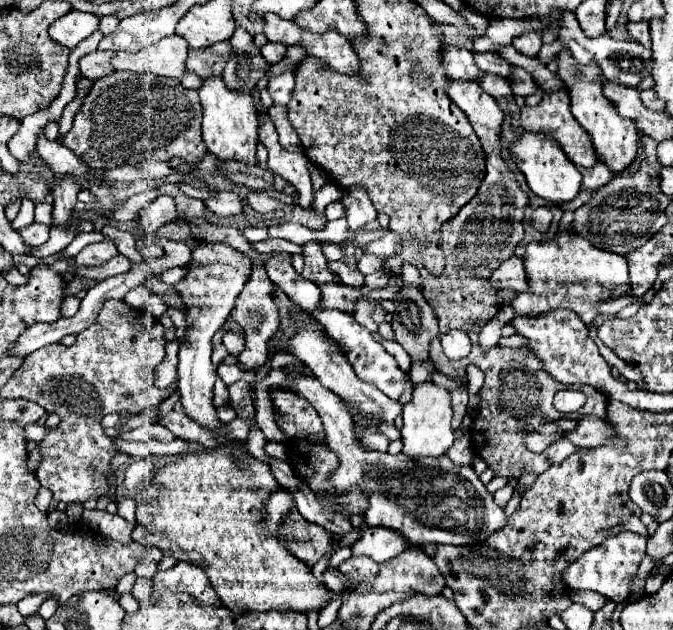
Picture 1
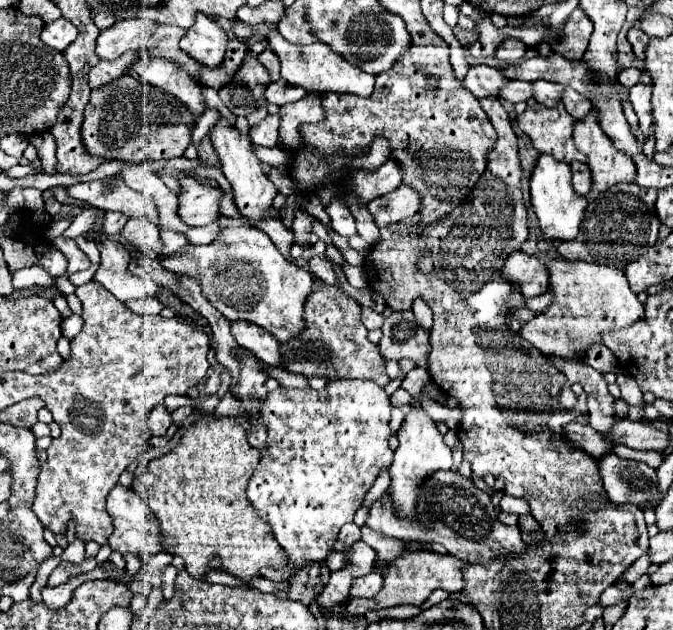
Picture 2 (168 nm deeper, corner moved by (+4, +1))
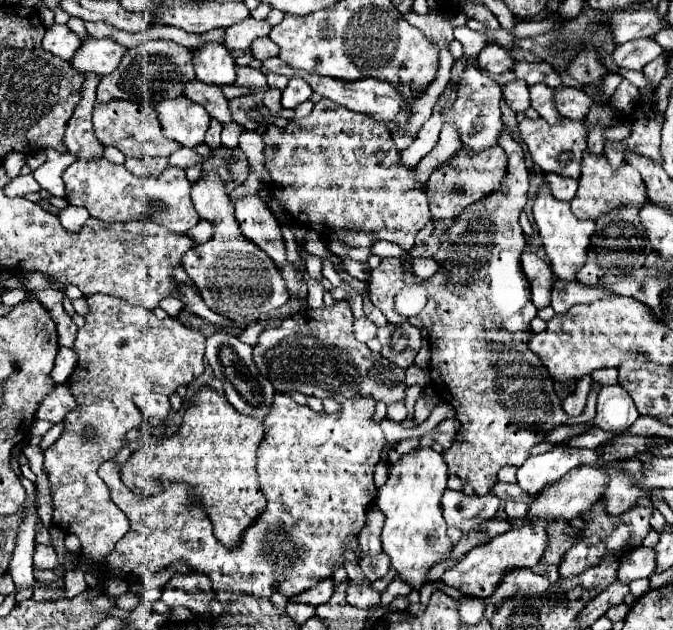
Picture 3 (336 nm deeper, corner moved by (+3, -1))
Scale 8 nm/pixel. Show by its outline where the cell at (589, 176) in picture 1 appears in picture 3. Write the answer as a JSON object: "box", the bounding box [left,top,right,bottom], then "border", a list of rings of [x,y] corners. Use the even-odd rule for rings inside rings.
{"box":[544,173,578,201],"border":[[[546,173],[544,175],[550,193],[558,199],[558,201],[572,201],[576,189],[578,189],[578,181],[576,179],[566,179],[566,177],[558,177],[556,173]]]}

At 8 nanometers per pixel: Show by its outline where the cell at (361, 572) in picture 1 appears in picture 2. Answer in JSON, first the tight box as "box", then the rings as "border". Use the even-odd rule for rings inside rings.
{"box":[351,571,383,597],"border":[[[377,571],[357,577],[353,579],[353,585],[351,585],[351,597],[373,597],[381,589],[381,583],[383,583],[383,577]]]}

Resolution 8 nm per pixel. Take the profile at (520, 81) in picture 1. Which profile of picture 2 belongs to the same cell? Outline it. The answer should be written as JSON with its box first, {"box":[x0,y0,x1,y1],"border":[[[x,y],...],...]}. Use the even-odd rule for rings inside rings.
{"box":[533,81,563,107],"border":[[[533,81],[533,99],[547,107],[551,107],[553,103],[557,103],[561,99],[561,91],[563,91],[563,87],[557,83]]]}

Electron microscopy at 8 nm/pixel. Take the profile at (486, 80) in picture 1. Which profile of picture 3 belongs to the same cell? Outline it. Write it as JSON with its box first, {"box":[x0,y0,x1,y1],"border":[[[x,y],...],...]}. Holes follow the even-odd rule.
{"box":[530,83,562,125],"border":[[[538,83],[538,85],[532,85],[530,87],[530,101],[532,101],[532,107],[540,113],[542,119],[546,119],[550,125],[554,125],[562,115],[556,111],[556,105],[554,105],[554,89],[544,85],[544,83]]]}

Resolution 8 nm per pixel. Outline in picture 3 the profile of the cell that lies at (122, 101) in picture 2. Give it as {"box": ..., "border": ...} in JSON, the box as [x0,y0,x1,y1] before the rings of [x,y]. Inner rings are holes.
{"box":[94,101,178,157],"border":[[[110,101],[106,105],[94,105],[94,135],[102,145],[118,147],[126,157],[168,157],[178,149],[176,141],[164,137],[156,109],[150,105],[134,105],[132,101]]]}

